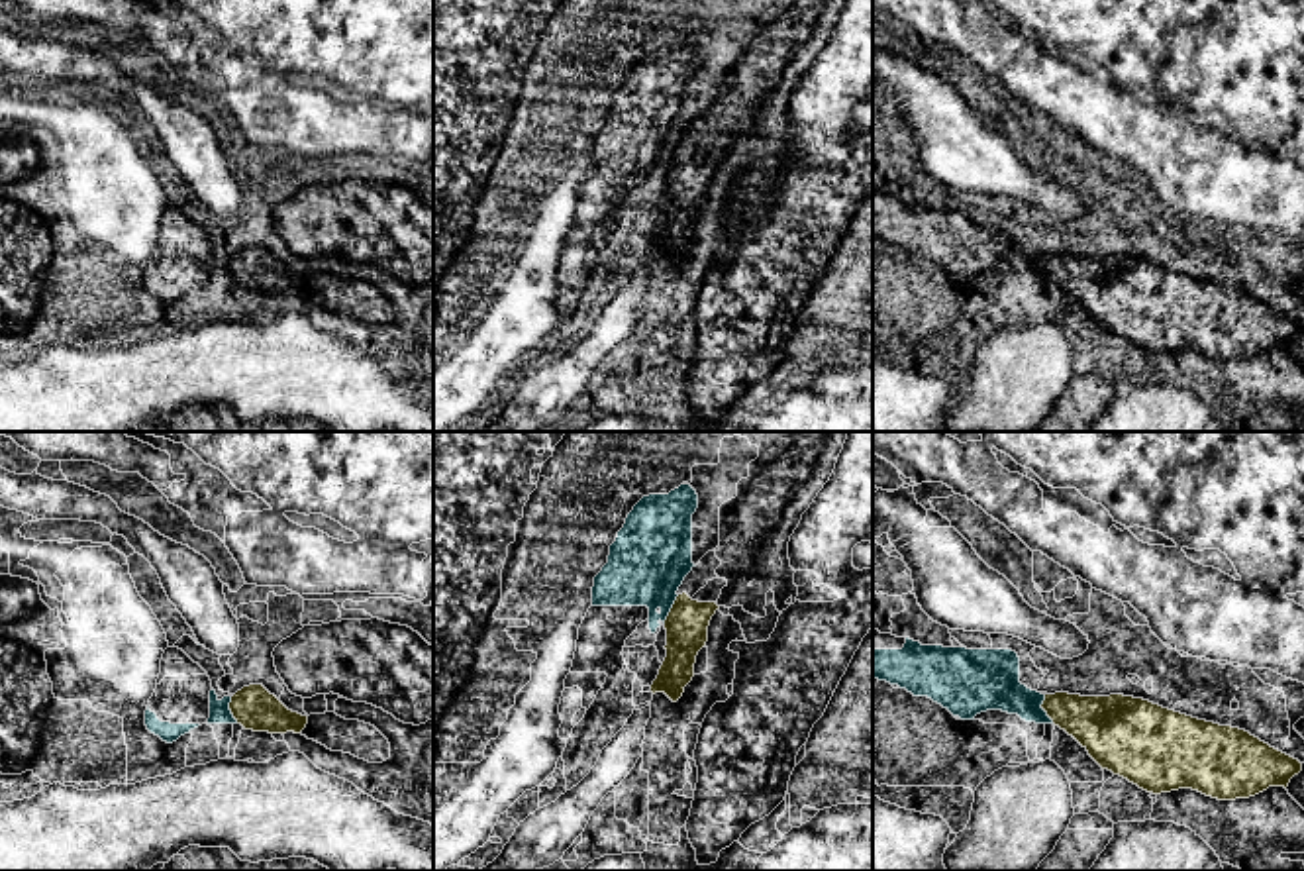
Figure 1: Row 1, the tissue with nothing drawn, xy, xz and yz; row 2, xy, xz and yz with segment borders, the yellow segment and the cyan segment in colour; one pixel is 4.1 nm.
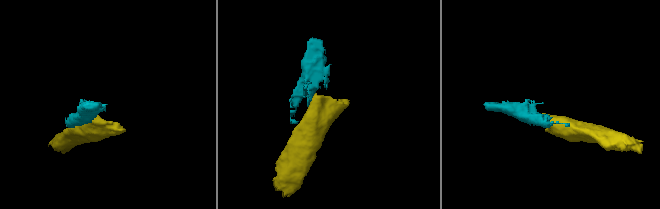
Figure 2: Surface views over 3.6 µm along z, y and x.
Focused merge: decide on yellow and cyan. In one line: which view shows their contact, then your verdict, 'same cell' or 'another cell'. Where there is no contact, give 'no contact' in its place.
contact in xz; another cell

